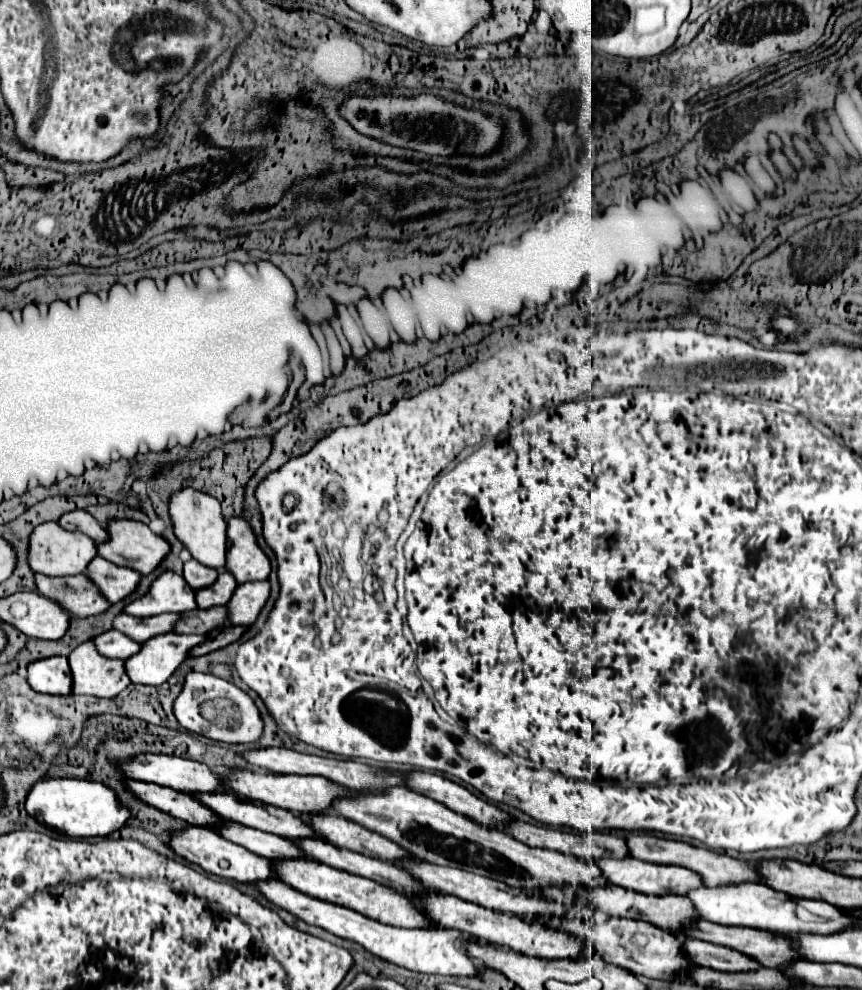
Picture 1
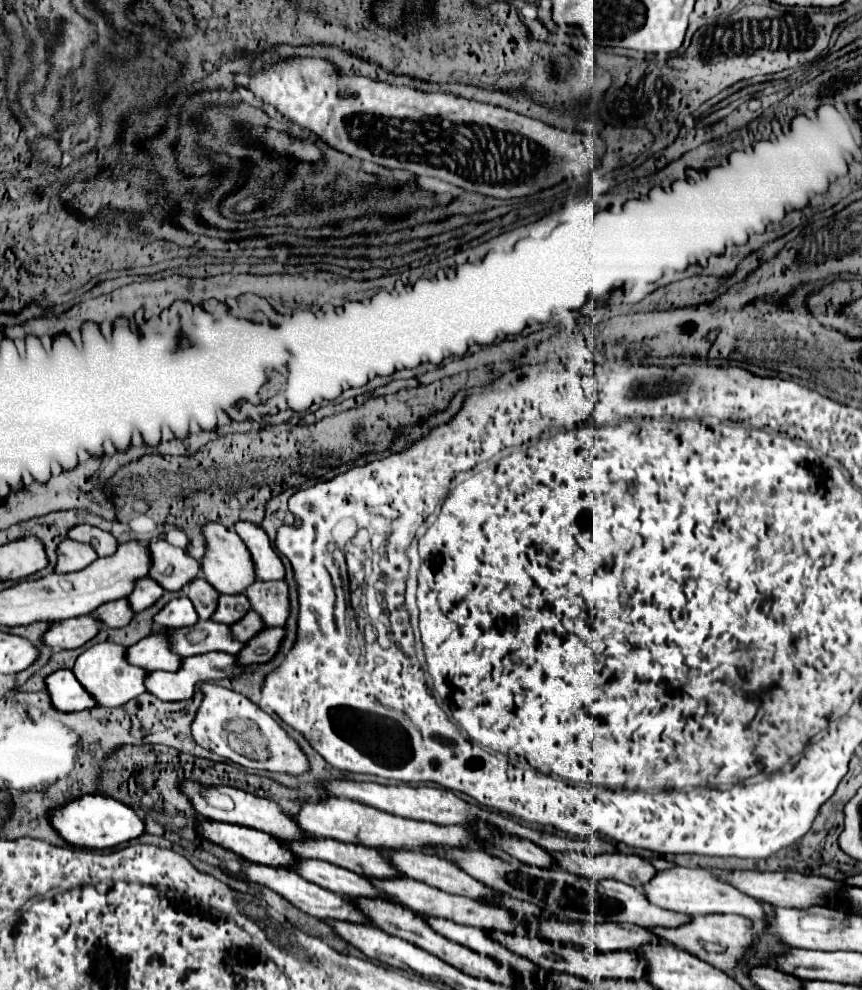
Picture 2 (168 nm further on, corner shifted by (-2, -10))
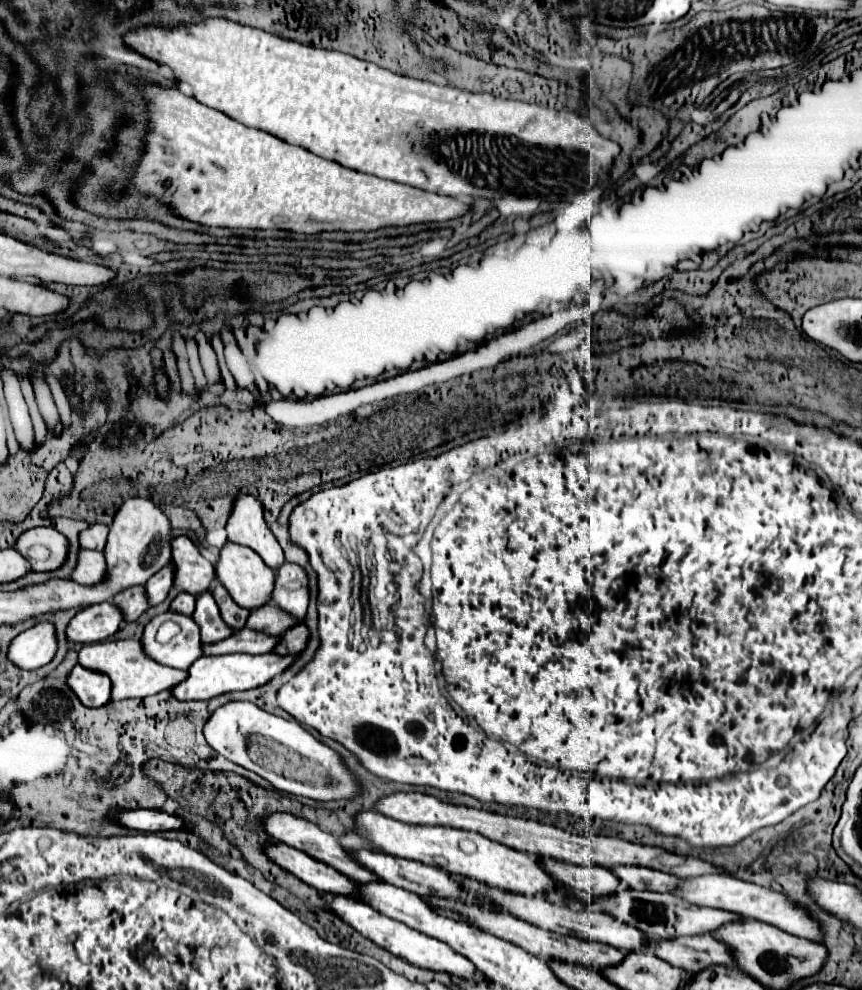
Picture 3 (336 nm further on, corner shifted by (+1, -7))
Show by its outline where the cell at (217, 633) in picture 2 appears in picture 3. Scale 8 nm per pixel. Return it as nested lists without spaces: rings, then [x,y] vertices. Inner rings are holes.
[[[239,629],[233,633],[233,637],[227,637],[225,641],[219,641],[217,645],[205,645],[201,643],[201,649],[205,655],[223,655],[223,653],[249,653],[249,655],[261,655],[271,653],[277,645],[277,637],[269,637],[259,631],[251,629]]]

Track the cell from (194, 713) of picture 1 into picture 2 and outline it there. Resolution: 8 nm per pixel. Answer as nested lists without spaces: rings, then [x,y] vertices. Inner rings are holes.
[[[204,684],[202,692],[204,692],[204,700],[192,724],[192,736],[202,748],[212,750],[218,756],[224,756],[230,762],[240,764],[244,768],[284,772],[290,776],[300,776],[310,770],[310,760],[304,754],[304,750],[258,704],[218,684]]]

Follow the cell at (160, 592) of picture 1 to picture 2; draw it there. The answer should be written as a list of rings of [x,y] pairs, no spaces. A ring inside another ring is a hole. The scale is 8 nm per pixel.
[[[176,598],[168,602],[154,618],[160,628],[184,628],[198,622],[196,610],[188,598]]]

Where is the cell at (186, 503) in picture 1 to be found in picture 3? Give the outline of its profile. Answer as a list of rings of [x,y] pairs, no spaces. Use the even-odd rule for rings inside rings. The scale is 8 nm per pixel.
[[[227,541],[223,549],[219,551],[219,561],[215,565],[215,575],[221,585],[229,591],[229,595],[247,609],[257,609],[269,601],[269,595],[273,591],[273,581],[275,581],[275,571],[269,569],[263,559],[249,547],[241,547],[237,543]]]

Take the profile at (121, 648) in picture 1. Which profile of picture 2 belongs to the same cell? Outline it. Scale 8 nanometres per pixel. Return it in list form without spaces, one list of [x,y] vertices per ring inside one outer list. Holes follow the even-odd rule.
[[[166,630],[152,632],[144,640],[130,646],[128,660],[132,660],[132,664],[140,668],[148,668],[148,672],[154,672],[154,670],[176,672],[182,666],[182,658],[172,650]]]

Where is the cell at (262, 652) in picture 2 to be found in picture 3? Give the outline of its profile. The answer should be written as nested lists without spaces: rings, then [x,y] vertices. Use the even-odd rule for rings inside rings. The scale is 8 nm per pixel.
[[[303,623],[293,625],[291,629],[287,629],[283,635],[279,635],[279,643],[277,649],[273,649],[275,655],[297,655],[299,651],[305,649],[309,631]]]

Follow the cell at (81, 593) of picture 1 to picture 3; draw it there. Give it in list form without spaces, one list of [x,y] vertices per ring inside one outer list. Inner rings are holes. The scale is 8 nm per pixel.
[[[143,585],[129,587],[129,589],[121,591],[121,593],[117,593],[117,595],[113,597],[113,603],[119,607],[119,611],[123,613],[125,621],[135,621],[135,619],[139,619],[139,615],[149,607]]]

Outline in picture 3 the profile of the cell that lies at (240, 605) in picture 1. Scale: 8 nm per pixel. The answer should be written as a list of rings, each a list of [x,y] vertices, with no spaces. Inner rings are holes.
[[[283,563],[275,577],[271,603],[277,603],[293,619],[303,619],[307,613],[309,591],[305,569],[295,563]]]

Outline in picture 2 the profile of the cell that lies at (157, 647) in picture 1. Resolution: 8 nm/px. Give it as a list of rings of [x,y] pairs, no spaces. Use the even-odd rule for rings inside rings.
[[[208,652],[204,656],[188,656],[184,658],[184,668],[180,672],[150,672],[148,674],[148,692],[152,692],[158,698],[166,698],[168,702],[180,702],[190,700],[194,696],[196,684],[210,682],[210,680],[234,680],[236,676],[246,674],[248,670],[254,670],[254,666],[242,666],[238,664],[238,658],[224,652]]]

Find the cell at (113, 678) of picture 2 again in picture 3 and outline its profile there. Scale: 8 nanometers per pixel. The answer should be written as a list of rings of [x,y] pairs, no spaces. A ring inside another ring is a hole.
[[[125,639],[125,641],[99,641],[99,643],[89,643],[83,645],[79,651],[79,665],[95,671],[95,673],[105,673],[111,679],[111,699],[131,699],[131,697],[149,697],[159,691],[165,691],[179,681],[187,677],[187,671],[165,667],[161,663],[155,663],[153,659],[145,657],[143,647],[139,641]]]

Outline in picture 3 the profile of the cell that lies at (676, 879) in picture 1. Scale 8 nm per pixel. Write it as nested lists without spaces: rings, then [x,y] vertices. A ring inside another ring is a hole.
[[[701,875],[701,877],[687,877],[681,879],[681,883],[677,885],[677,889],[673,891],[673,895],[697,905],[697,907],[715,907],[715,909],[725,909],[749,919],[757,919],[769,925],[777,925],[779,929],[793,933],[797,937],[805,937],[811,941],[819,941],[821,939],[821,931],[817,927],[817,923],[807,915],[807,911],[795,903],[791,903],[783,893],[735,879],[731,875]]]

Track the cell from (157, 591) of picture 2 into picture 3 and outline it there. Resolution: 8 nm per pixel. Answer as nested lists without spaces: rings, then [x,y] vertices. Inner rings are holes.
[[[169,563],[169,565],[165,565],[159,573],[155,573],[155,575],[145,583],[147,601],[149,601],[151,605],[159,605],[159,603],[167,597],[171,585],[173,585],[173,565]]]

